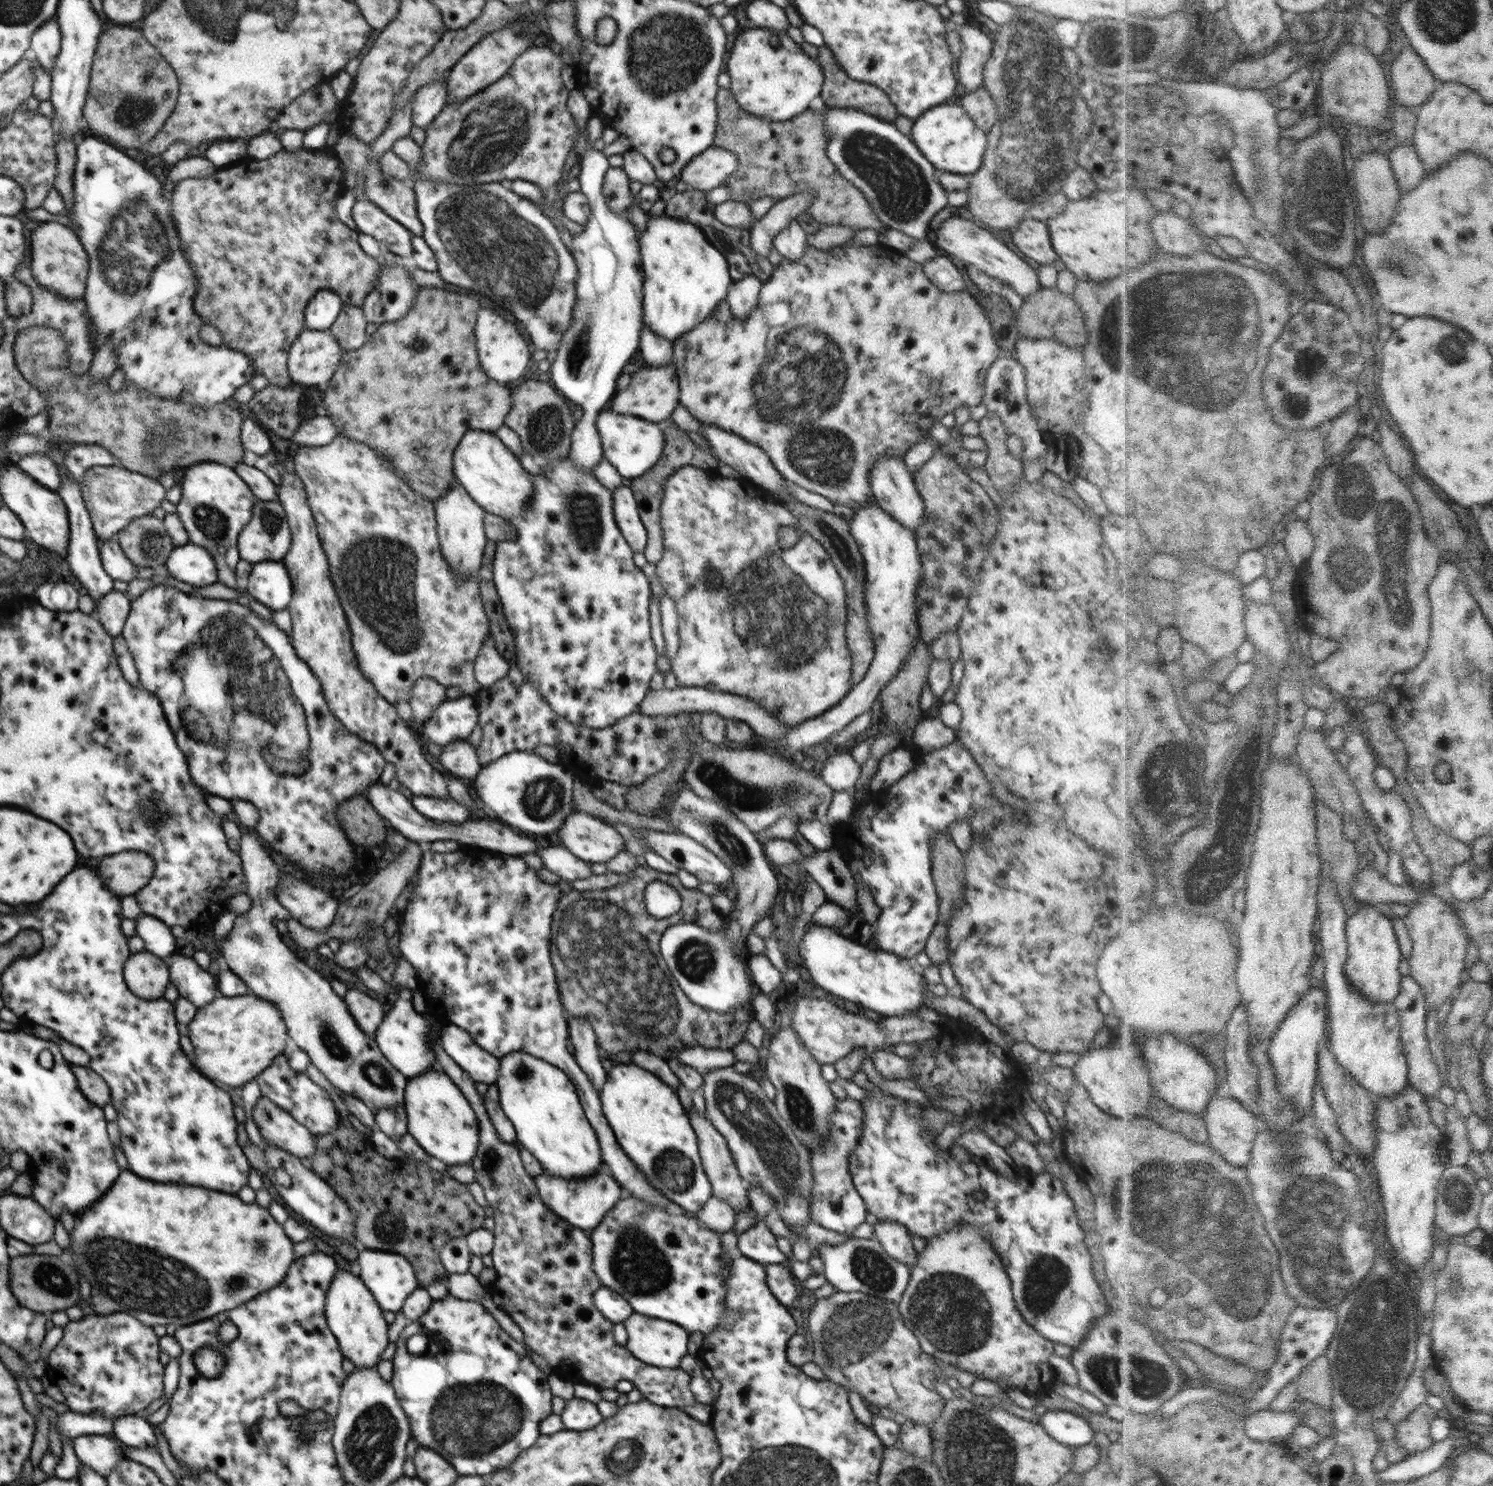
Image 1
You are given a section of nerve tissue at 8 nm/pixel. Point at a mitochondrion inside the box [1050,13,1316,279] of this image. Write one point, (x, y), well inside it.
(1096, 42)

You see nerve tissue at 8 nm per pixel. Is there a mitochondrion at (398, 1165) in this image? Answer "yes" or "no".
no

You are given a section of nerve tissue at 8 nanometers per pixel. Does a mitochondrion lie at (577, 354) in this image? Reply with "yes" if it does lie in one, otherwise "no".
yes

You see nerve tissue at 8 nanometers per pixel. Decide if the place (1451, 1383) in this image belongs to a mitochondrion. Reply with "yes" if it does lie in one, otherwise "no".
no

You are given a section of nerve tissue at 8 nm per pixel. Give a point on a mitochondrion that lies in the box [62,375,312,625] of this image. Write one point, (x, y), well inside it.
(163, 438)

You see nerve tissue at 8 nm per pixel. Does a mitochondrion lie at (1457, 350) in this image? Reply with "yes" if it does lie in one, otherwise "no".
yes

